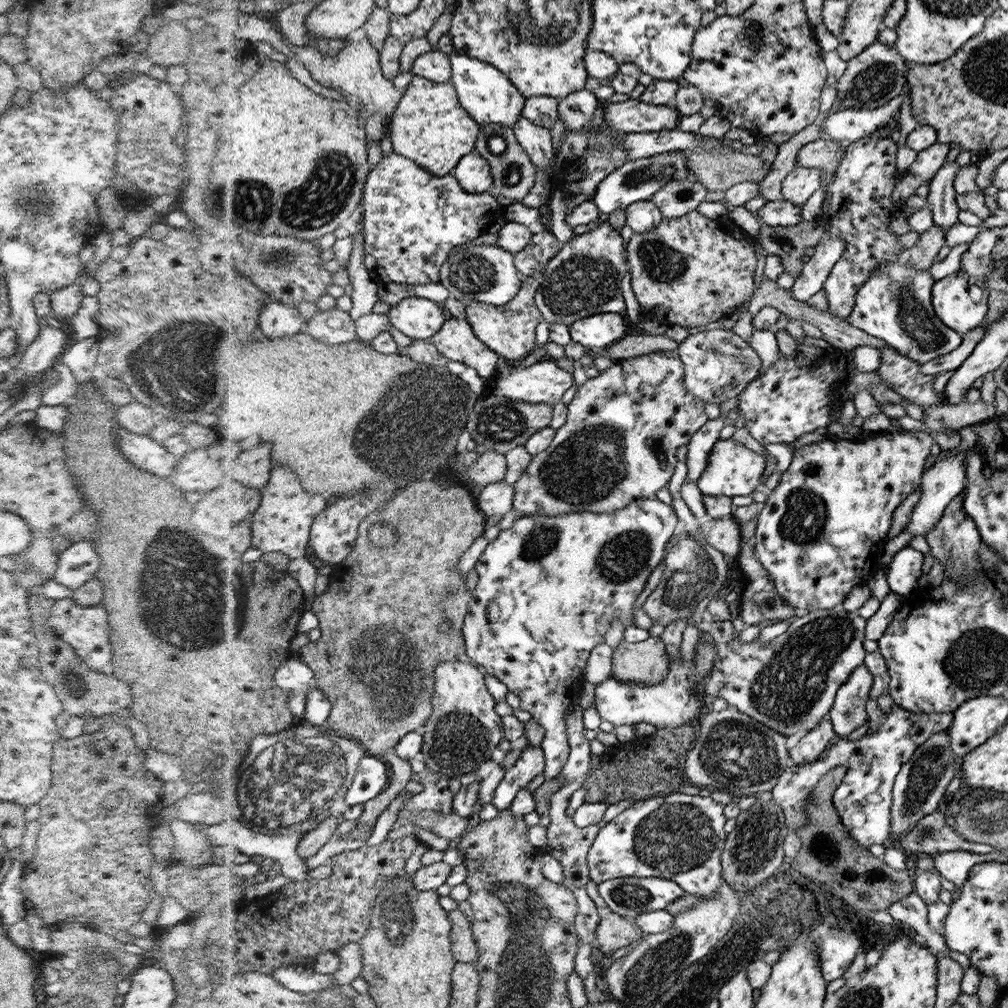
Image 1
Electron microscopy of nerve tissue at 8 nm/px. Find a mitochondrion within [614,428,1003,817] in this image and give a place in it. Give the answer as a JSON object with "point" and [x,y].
{"point":[788,688]}

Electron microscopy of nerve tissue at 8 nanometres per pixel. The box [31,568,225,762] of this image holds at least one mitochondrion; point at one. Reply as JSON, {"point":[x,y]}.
{"point":[72,684]}

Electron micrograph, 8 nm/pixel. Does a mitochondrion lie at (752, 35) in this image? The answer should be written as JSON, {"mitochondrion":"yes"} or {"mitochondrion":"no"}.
{"mitochondrion":"yes"}

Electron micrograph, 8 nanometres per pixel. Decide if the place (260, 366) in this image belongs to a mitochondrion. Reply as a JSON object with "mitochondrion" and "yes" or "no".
{"mitochondrion":"no"}

